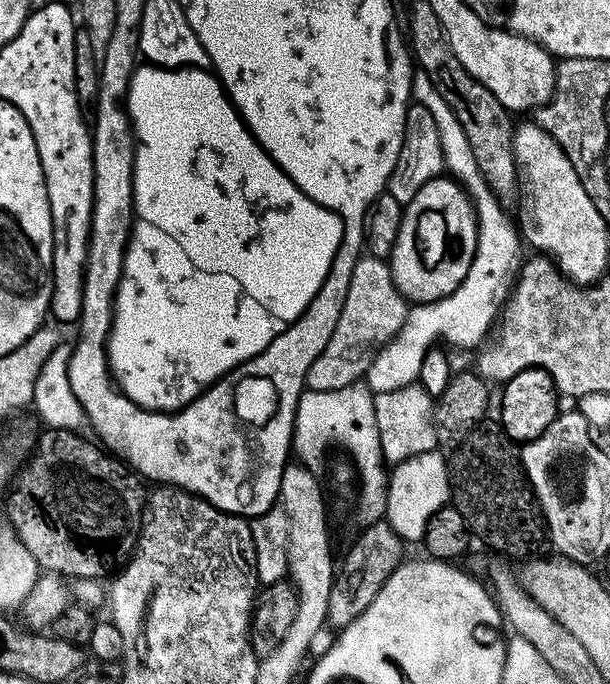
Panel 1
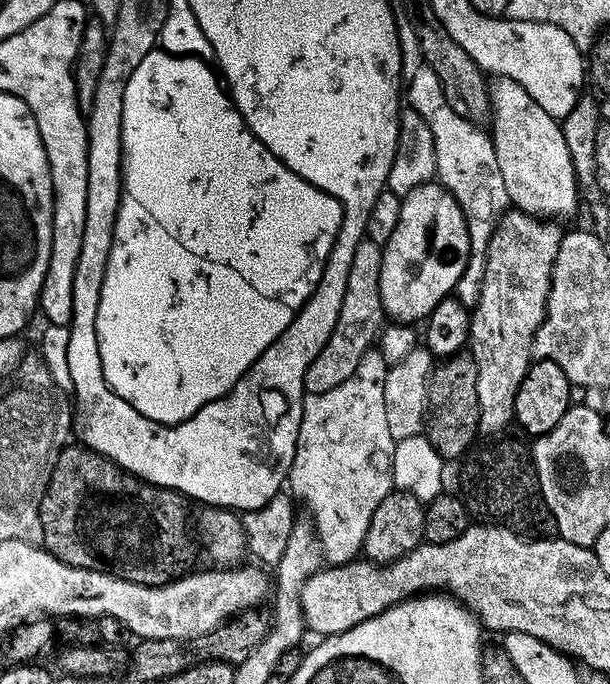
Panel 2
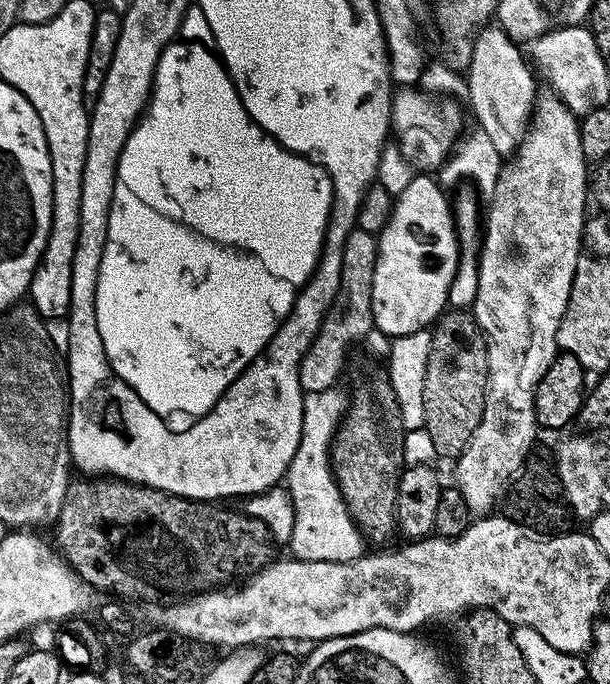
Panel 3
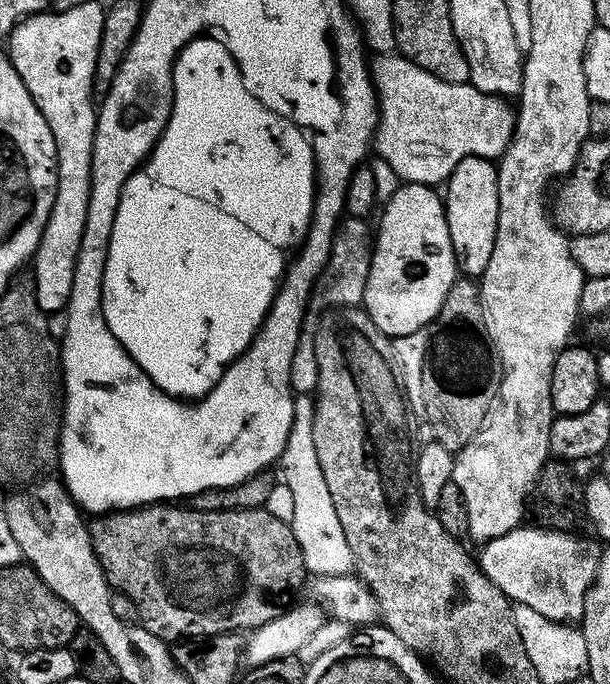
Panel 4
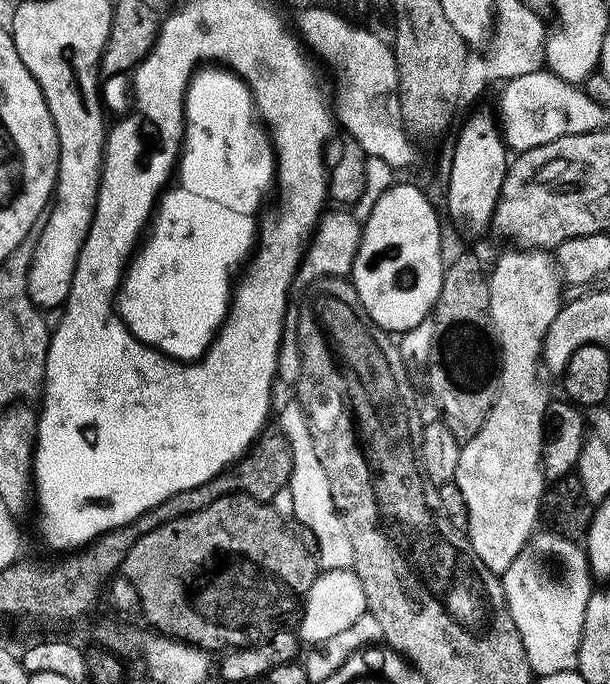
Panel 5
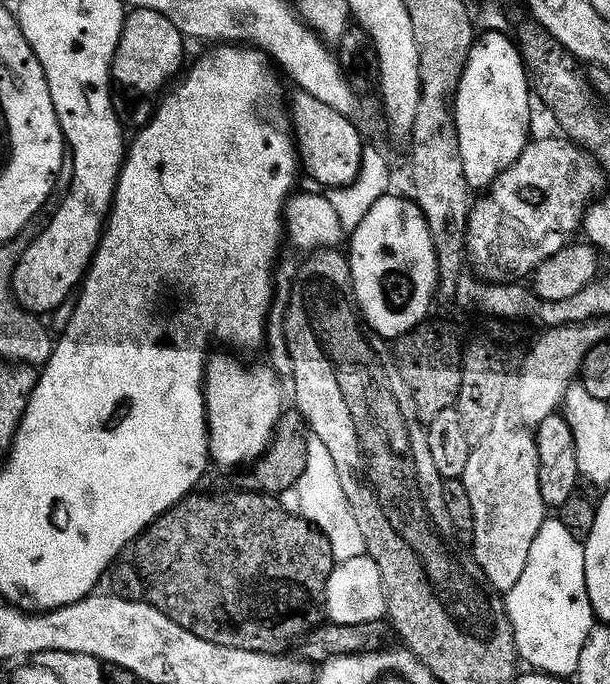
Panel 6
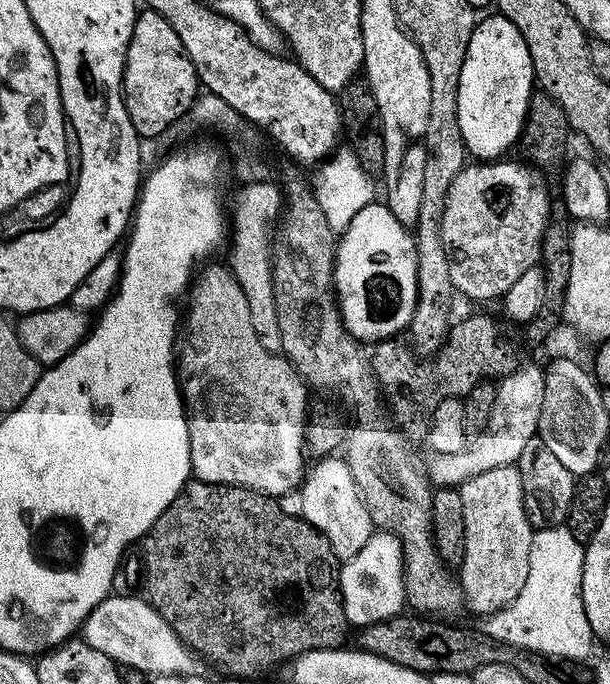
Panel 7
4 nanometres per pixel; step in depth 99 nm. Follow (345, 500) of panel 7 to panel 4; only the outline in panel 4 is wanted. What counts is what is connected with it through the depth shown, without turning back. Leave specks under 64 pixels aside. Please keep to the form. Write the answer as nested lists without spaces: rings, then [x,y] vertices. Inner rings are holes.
[[[311,395],[295,397],[292,429],[278,464],[284,467],[282,482],[290,486],[290,495],[294,497],[294,518],[290,523],[300,547],[304,568],[312,571],[315,577],[342,576],[353,571],[350,542],[346,542],[346,534],[342,534],[342,522],[338,522],[338,514],[334,514],[334,502],[330,502],[330,490],[326,490],[326,478],[322,478],[322,466],[318,466],[318,454],[314,454],[312,423],[315,413]]]

